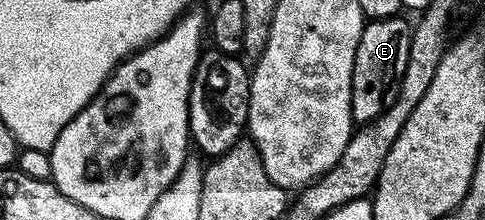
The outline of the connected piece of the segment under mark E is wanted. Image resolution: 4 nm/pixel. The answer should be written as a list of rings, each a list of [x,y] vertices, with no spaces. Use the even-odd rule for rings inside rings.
[[[404,16],[388,17],[382,21],[369,21],[361,32],[359,47],[355,51],[355,67],[351,75],[351,111],[357,123],[374,121],[399,95],[399,87],[403,83],[403,71],[407,71],[407,55],[411,51],[411,35],[413,25],[404,21]]]

